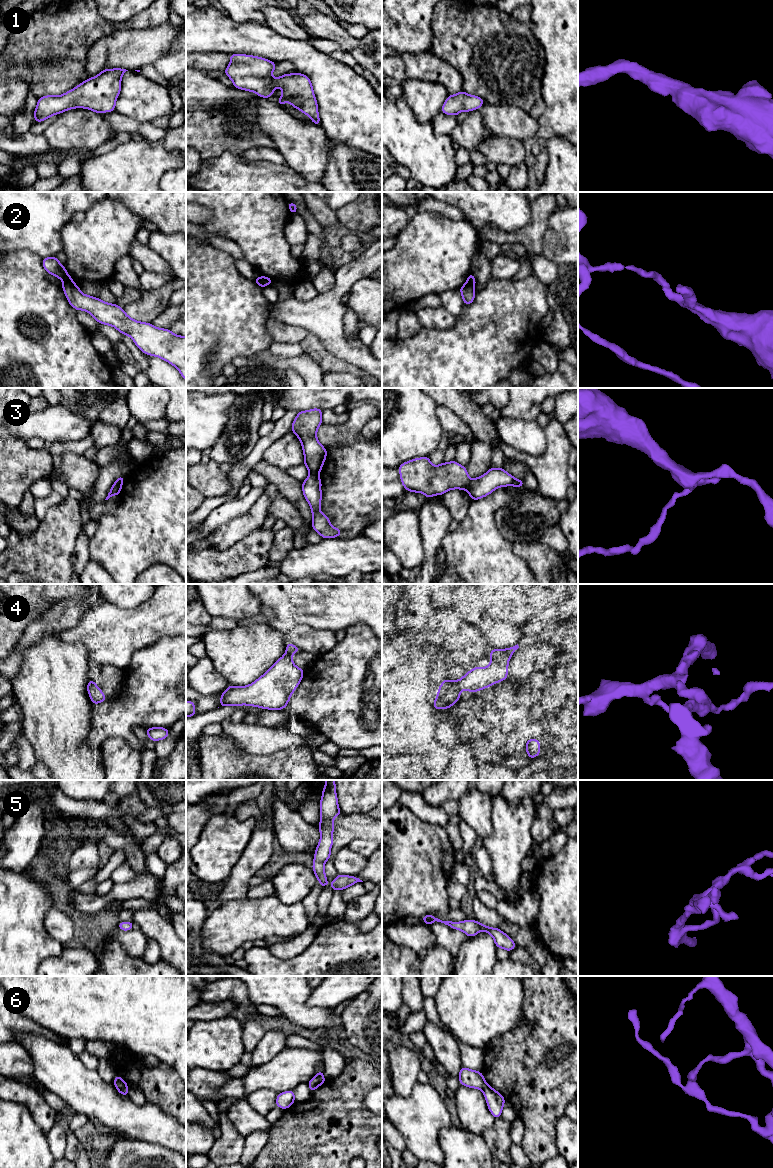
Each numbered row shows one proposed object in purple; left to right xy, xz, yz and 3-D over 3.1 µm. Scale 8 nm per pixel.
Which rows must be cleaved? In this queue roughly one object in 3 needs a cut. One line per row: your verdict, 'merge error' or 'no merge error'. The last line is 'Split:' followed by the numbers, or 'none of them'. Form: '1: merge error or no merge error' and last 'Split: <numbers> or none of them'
1: no merge error
2: merge error
3: merge error
4: no merge error
5: no merge error
6: merge error
Split: 2, 3, 6

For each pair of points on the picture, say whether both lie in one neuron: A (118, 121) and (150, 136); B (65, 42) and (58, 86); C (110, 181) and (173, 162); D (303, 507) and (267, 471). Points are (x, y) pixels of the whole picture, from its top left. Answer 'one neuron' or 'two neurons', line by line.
A: one neuron
B: one neuron
C: one neuron
D: one neuron

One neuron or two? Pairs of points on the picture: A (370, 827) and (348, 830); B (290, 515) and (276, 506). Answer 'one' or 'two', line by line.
A: one
B: one

